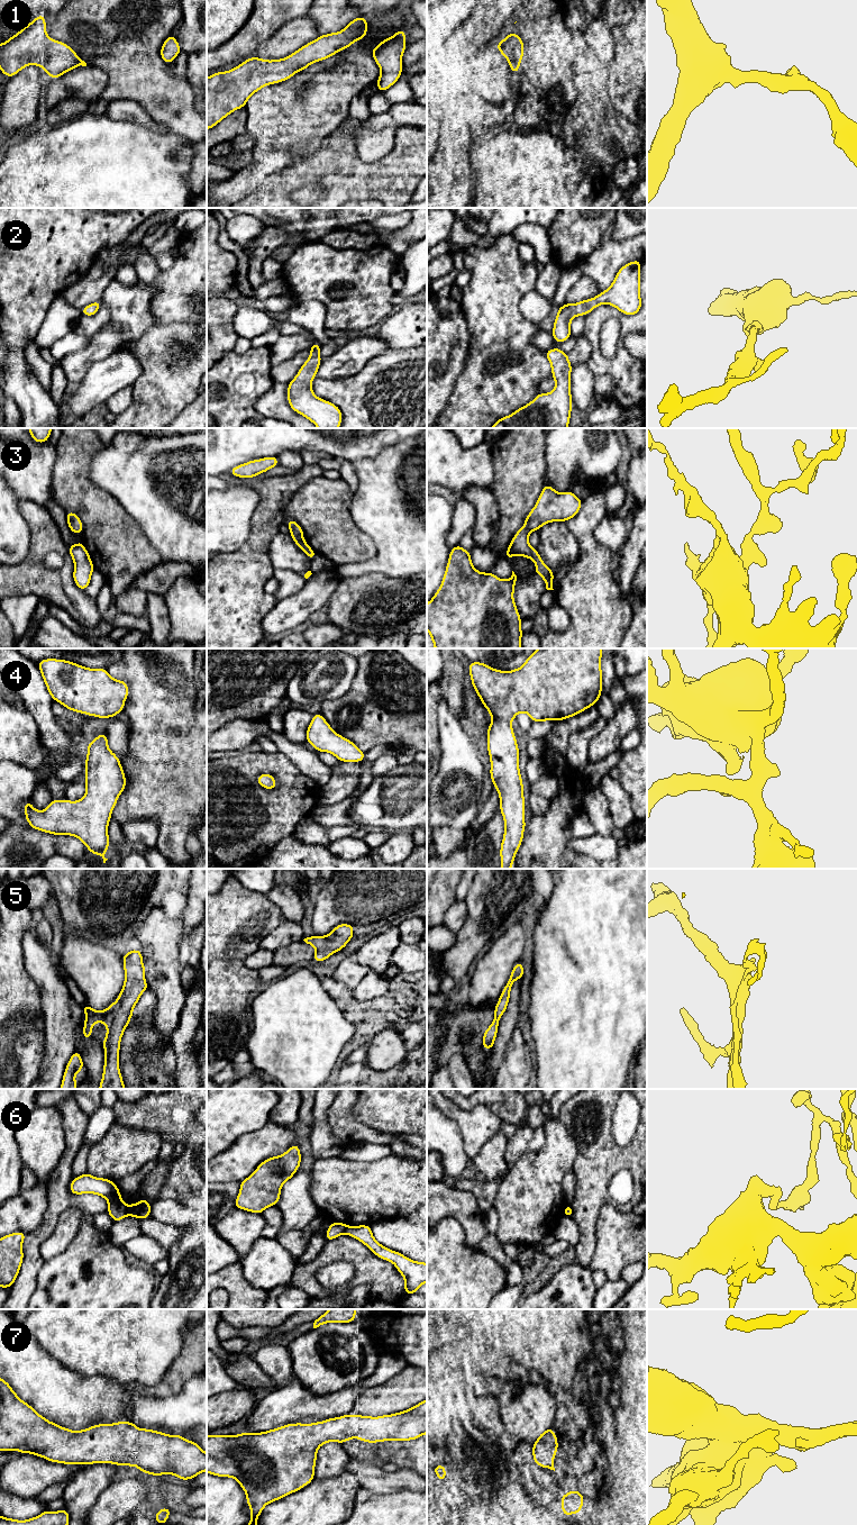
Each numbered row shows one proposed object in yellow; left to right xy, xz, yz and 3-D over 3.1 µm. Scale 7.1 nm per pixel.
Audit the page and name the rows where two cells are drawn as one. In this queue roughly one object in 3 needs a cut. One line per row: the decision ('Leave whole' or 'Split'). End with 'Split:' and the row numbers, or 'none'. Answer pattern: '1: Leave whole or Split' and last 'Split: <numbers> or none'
1: Leave whole
2: Leave whole
3: Leave whole
4: Leave whole
5: Leave whole
6: Split
7: Leave whole
Split: 6

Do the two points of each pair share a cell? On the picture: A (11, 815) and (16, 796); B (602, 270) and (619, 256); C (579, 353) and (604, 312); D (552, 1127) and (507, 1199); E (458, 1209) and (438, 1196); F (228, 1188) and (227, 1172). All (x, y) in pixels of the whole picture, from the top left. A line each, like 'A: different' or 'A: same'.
A: same
B: same
C: different
D: same
E: same
F: different

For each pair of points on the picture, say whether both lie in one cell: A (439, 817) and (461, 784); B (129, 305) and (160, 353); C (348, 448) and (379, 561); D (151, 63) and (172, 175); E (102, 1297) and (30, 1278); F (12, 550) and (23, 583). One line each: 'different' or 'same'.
A: same
B: different
C: different
D: different
E: different
F: different

